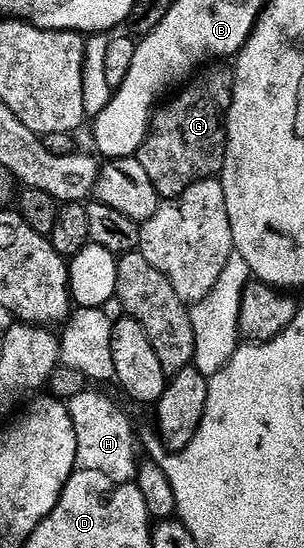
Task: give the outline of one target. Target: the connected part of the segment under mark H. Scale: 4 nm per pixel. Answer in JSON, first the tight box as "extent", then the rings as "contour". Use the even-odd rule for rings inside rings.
{"extent":[67,389,139,483],"contour":[[[94,389],[82,391],[67,404],[78,437],[76,468],[105,473],[114,483],[134,482],[138,475],[139,458],[135,453],[135,433],[128,415],[111,398]]]}

